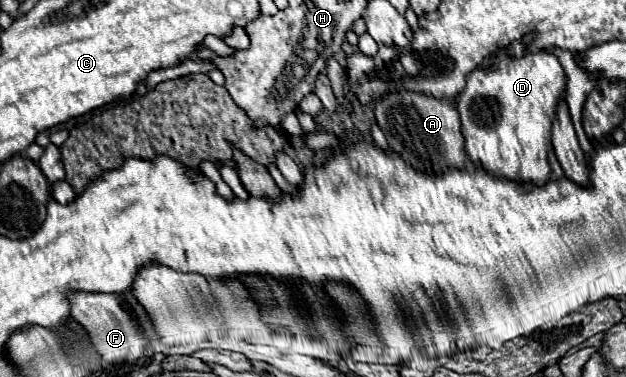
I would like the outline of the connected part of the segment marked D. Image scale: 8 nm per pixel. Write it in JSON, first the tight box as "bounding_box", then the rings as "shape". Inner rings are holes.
{"bounding_box":[455,51,565,187],"shape":[[[549,51],[527,53],[519,59],[509,59],[499,53],[499,57],[491,63],[491,69],[477,69],[467,75],[467,85],[463,93],[455,99],[455,109],[459,113],[461,131],[465,137],[465,153],[475,165],[481,165],[487,173],[493,173],[495,177],[543,187],[549,181],[547,151],[551,145],[551,123],[555,119],[557,101],[565,95],[563,67]]]}

